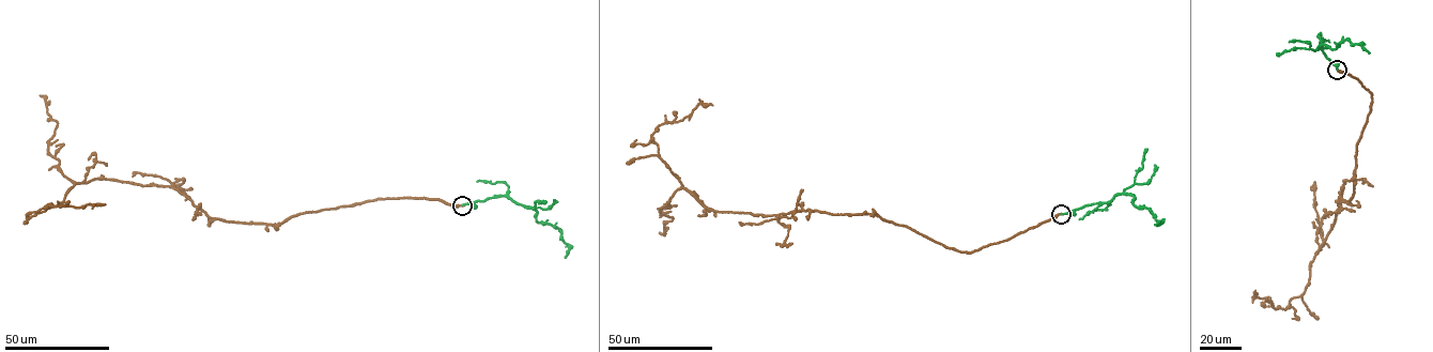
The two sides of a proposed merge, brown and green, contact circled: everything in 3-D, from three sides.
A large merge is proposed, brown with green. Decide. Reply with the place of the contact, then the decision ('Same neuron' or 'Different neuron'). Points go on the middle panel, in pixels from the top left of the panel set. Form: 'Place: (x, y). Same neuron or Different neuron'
Place: (1061, 214). Different neuron

